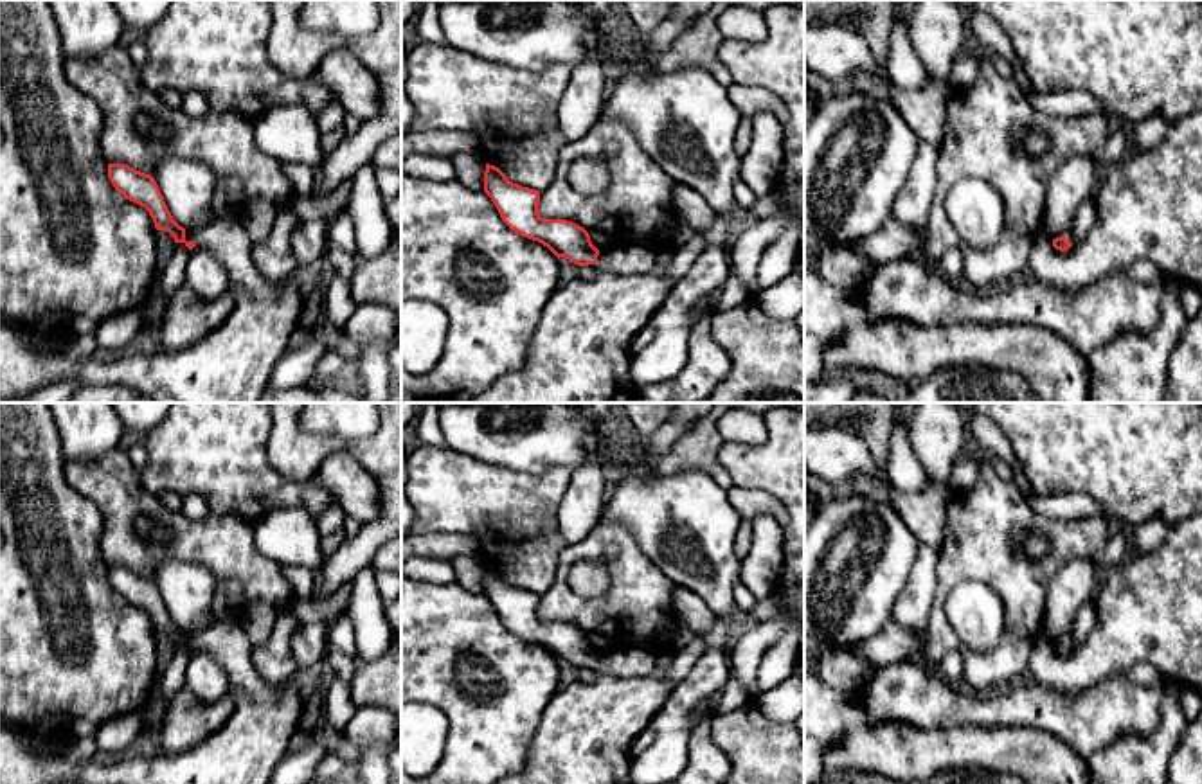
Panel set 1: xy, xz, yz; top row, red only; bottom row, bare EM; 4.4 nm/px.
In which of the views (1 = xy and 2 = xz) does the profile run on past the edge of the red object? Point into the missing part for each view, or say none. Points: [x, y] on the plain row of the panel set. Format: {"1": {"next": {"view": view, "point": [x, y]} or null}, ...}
{"1": {"next": {"view": "xy", "point": [245, 750]}}, "2": {"next": {"view": "xz", "point": [634, 660]}}}

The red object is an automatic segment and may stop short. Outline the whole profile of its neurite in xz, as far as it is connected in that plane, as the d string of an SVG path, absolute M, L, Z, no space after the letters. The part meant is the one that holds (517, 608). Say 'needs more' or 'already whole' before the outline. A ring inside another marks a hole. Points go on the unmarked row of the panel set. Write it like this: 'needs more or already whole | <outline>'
needs more | M489 566L484 574L484 595L511 633L542 646L558 662L565 660L578 669L596 667L597 673L619 678L653 673L660 653L655 644L614 647L599 655L583 629L567 622L543 622L538 617L540 593L509 584L498 570Z

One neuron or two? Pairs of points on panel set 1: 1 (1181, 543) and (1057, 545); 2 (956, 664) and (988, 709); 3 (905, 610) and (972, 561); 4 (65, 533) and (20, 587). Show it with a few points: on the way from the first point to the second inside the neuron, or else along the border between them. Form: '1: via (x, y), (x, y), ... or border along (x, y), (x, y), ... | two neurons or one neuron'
1: border along (1094, 556), (1076, 556), (1055, 572) | two neurons
2: border along (936, 671), (950, 684), (961, 687) | two neurons
3: border along (940, 554), (938, 585), (925, 630) | two neurons
4: via (53, 545), (51, 556), (33, 574) | one neuron

